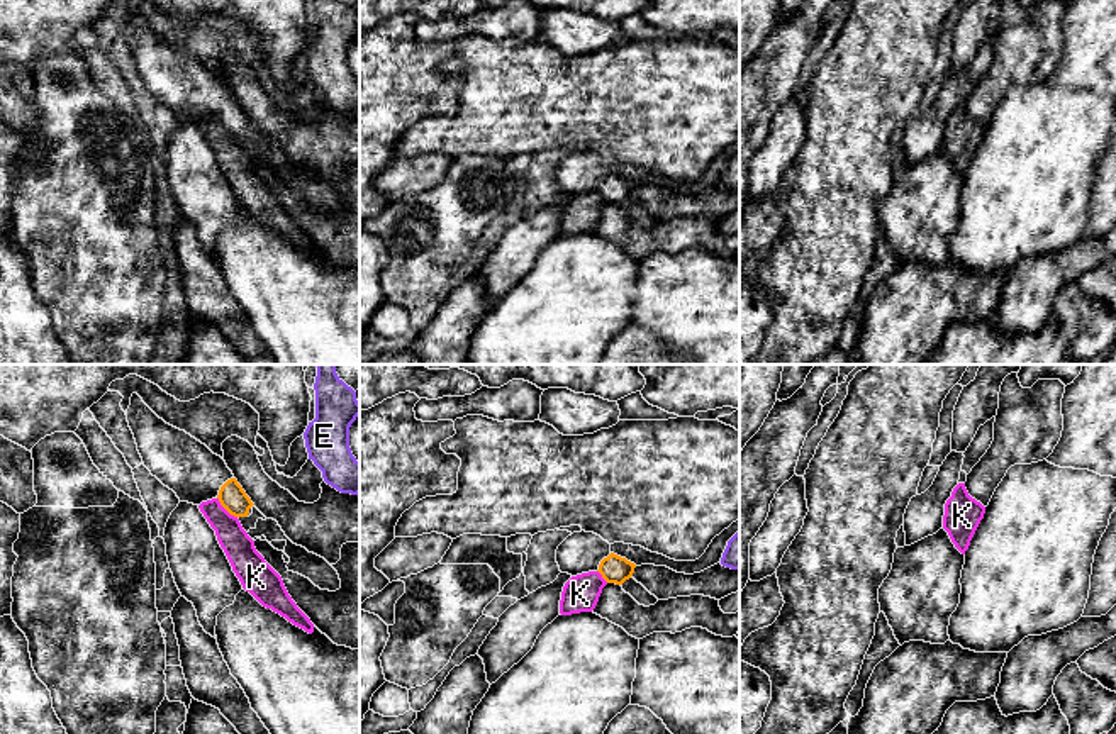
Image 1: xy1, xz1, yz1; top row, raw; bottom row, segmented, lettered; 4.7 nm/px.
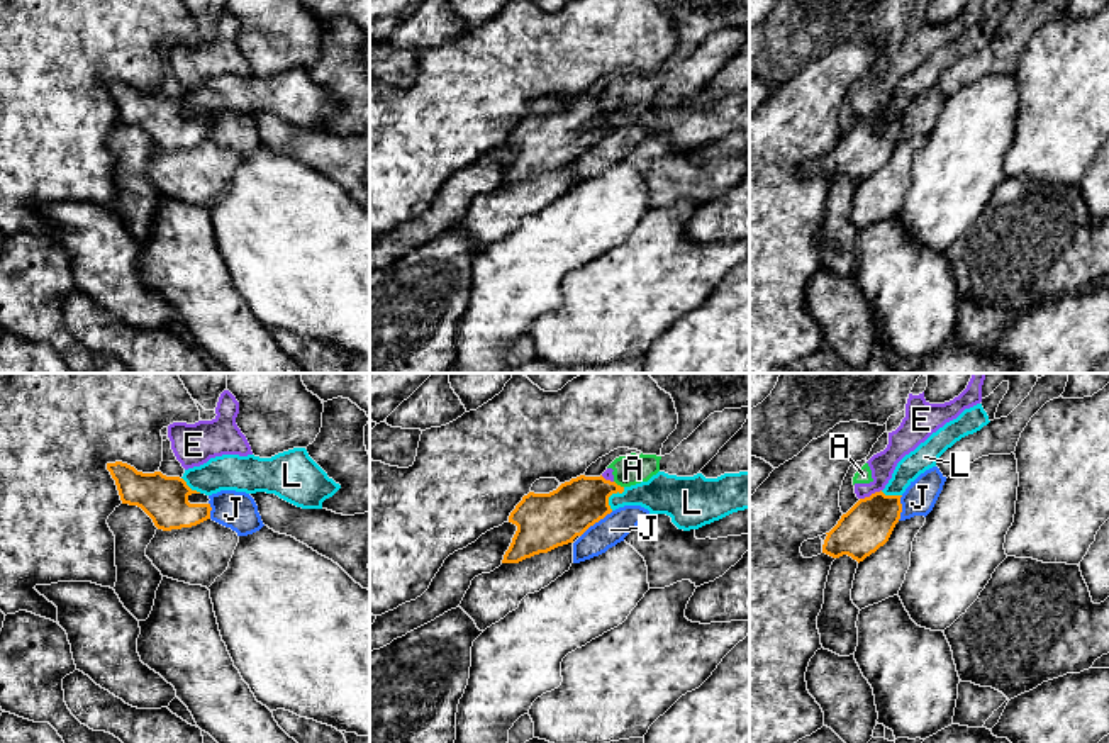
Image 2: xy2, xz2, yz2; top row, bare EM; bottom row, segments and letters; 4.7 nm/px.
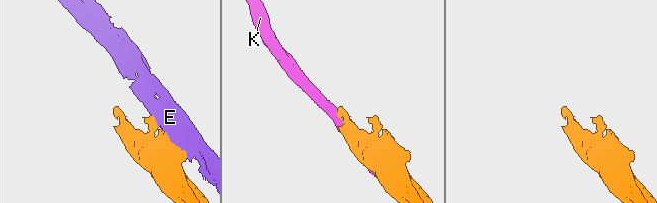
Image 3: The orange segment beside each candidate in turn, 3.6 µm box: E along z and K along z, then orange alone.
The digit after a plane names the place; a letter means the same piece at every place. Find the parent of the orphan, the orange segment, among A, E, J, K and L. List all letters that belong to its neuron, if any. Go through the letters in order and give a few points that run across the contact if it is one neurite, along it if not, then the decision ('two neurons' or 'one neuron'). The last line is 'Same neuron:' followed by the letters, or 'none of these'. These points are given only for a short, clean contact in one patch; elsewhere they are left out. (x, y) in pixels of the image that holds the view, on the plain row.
A: xz2 (614, 100), (623, 107) | two neurons
E: two neurons
J: two neurons
K: two neurons
L: two neurons
Same neuron: none of these

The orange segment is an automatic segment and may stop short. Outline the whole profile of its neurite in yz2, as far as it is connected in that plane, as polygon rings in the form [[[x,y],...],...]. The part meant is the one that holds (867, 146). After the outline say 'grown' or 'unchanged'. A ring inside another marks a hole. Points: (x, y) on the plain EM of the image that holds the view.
[[[882,110],[860,119],[838,144],[826,153],[822,173],[839,178],[851,176],[858,183],[883,166],[900,139],[902,115]]]; unchanged

